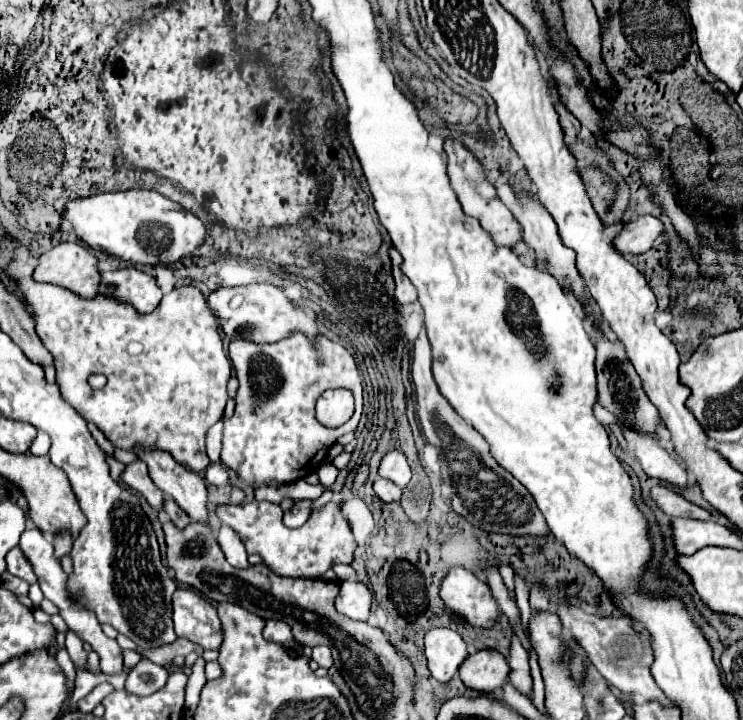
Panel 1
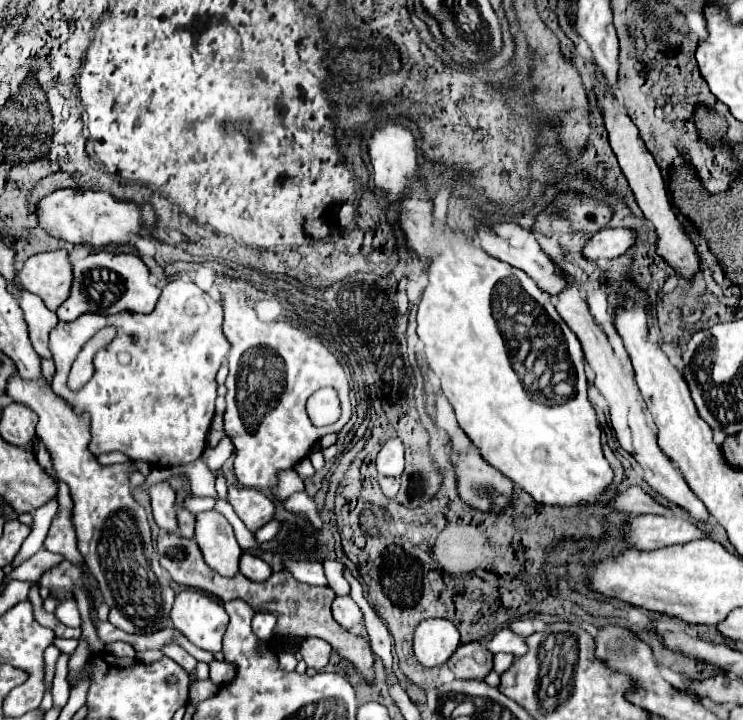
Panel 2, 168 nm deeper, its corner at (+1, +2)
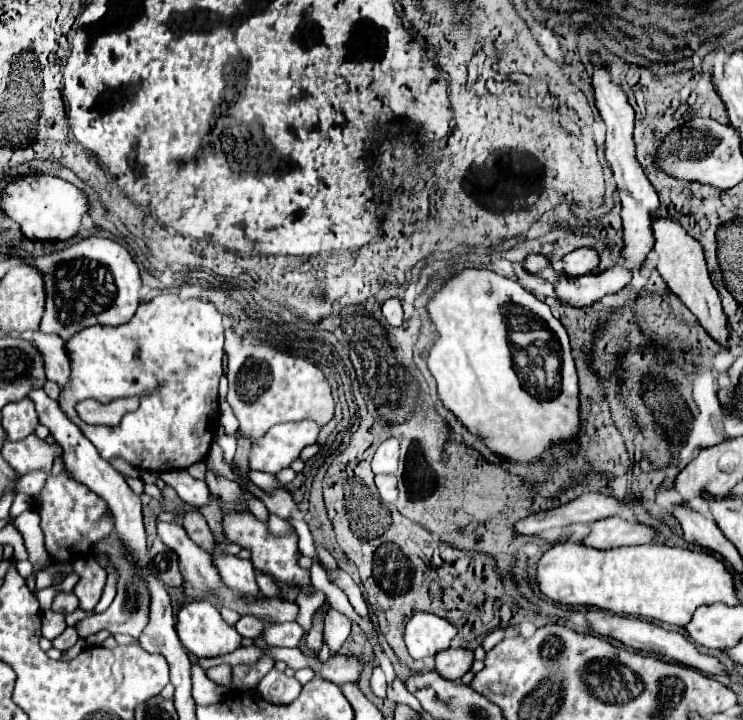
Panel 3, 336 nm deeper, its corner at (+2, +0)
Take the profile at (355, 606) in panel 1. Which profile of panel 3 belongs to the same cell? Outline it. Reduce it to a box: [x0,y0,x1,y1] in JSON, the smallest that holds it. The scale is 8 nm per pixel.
[324,608,352,654]

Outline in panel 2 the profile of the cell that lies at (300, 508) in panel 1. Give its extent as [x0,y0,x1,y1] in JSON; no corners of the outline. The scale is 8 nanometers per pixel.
[253,520,283,544]

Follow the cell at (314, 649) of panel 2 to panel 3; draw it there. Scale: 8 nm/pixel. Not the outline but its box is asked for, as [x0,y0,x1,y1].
[304,624,322,654]

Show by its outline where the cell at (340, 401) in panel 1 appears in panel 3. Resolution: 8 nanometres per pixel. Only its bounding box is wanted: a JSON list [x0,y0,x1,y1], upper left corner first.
[248,418,320,474]

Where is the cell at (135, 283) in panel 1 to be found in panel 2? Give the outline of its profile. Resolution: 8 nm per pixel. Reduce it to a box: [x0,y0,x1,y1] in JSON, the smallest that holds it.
[57,252,161,322]

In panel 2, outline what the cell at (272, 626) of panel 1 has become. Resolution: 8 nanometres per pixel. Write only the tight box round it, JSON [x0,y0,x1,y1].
[251,614,277,638]

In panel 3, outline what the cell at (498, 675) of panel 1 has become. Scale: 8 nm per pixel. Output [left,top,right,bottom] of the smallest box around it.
[436,648,474,680]

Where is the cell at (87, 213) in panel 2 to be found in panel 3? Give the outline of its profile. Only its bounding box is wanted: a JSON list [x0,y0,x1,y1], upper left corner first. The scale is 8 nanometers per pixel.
[2,174,88,240]

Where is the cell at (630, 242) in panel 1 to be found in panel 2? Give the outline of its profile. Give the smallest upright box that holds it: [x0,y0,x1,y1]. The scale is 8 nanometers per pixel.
[583,228,637,262]

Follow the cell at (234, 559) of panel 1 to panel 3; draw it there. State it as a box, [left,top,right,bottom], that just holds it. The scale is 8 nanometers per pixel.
[256,574,280,598]

